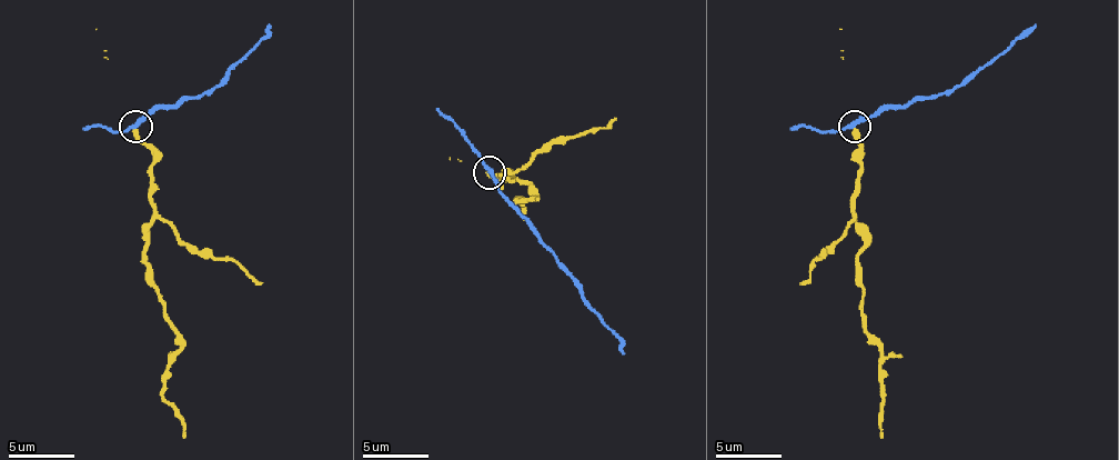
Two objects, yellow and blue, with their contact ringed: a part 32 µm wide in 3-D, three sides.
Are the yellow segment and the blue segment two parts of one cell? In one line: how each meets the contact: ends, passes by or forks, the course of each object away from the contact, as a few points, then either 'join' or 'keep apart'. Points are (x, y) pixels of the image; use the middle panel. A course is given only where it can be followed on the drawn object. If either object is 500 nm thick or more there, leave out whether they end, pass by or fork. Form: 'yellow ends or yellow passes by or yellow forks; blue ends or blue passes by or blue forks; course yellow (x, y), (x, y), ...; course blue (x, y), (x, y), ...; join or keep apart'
yellow ends; blue passes by; course yellow (489, 171), (507, 178), (507, 171), (498, 181), (502, 174), (524, 181), (534, 198), (517, 201), (537, 201); course blue (489, 171), (507, 204), (527, 224), (591, 310), (620, 339), (623, 352); keep apart

